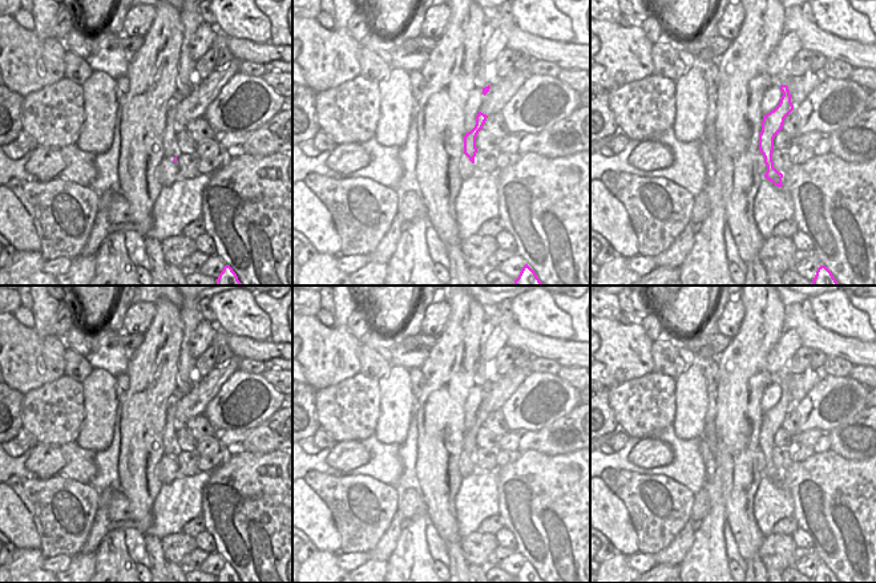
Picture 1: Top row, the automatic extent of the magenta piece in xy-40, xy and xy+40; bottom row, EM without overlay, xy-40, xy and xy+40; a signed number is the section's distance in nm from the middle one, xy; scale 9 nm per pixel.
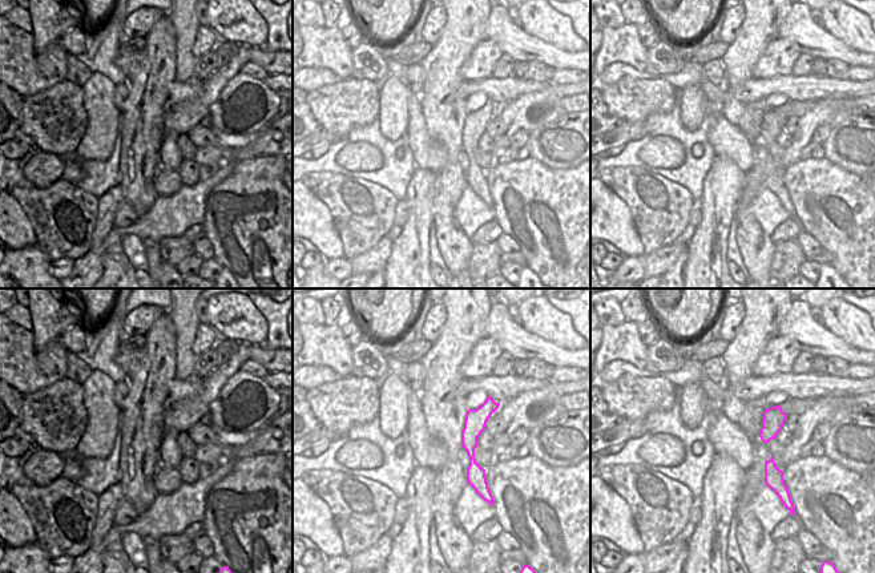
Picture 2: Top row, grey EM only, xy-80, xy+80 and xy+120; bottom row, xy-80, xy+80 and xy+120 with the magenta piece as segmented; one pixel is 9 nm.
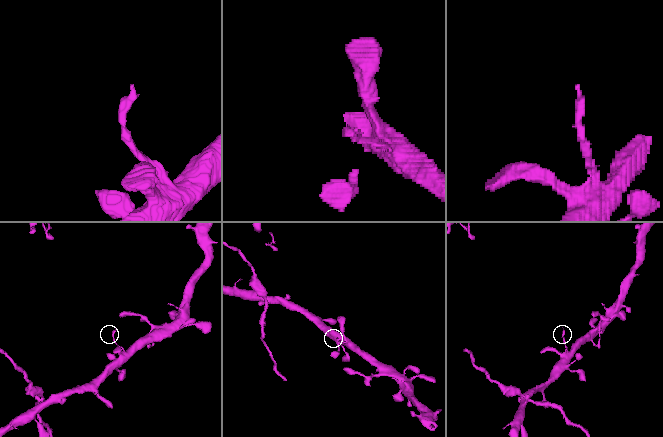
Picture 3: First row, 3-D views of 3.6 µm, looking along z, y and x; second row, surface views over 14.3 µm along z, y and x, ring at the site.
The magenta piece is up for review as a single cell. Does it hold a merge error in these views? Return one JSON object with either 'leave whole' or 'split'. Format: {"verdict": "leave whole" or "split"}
{"verdict": "leave whole"}

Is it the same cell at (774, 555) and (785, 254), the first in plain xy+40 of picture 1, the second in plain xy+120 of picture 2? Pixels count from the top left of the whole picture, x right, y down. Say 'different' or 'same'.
same

